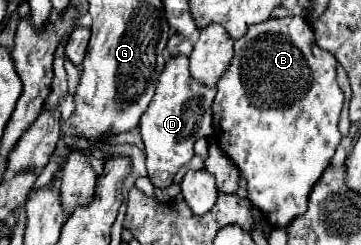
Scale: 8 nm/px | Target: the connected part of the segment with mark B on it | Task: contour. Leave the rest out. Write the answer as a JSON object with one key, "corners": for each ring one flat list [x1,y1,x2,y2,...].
{"corners":[[284,17,284,19,268,19,260,25,254,25,248,29,248,33,244,37,240,37,234,43,234,59,228,67,228,71,220,77,220,81,216,83,218,87,218,95,214,99,212,111,214,111,214,135,216,141,220,145,222,151,226,151,226,155,232,159,232,163,238,167,238,171,242,173,242,177,248,183,248,199,252,205,256,205,264,215,264,219,268,221,268,225,272,227,288,227,298,215,306,213,308,209,308,195,314,187,314,183,322,177,324,169,330,165,330,159,338,147,338,143,342,141,342,135,338,131,338,119,342,113,342,105,344,105,344,93,336,81,336,57,324,49,320,49,314,41,314,33,310,23,304,17]]}

